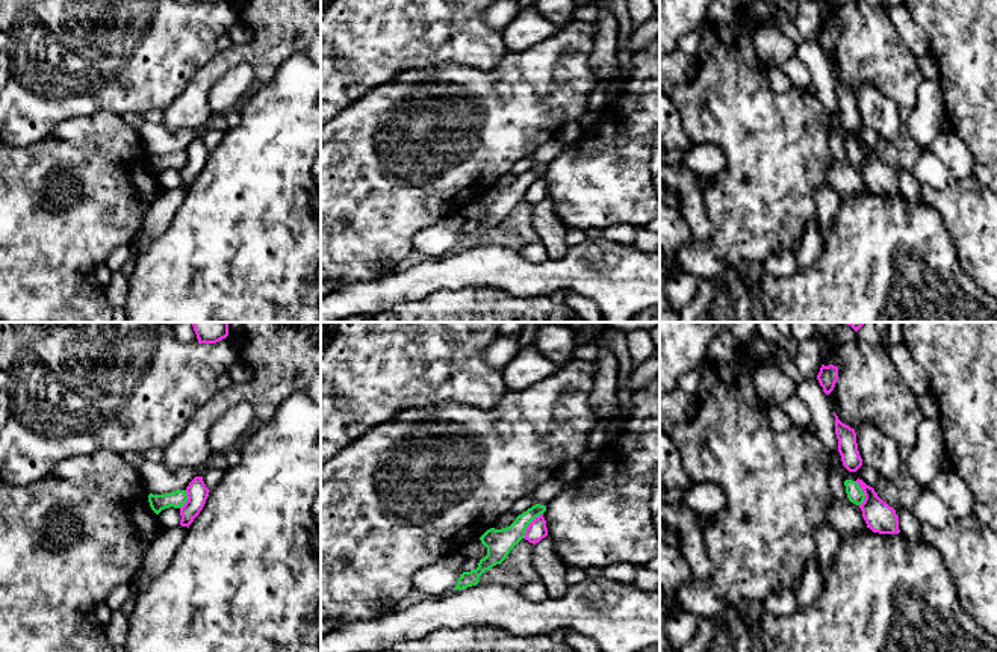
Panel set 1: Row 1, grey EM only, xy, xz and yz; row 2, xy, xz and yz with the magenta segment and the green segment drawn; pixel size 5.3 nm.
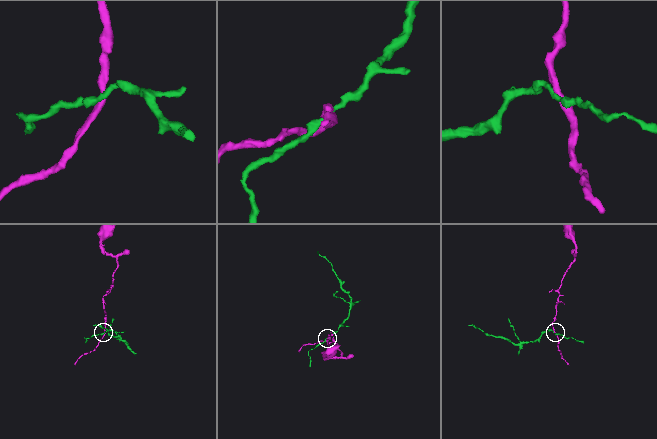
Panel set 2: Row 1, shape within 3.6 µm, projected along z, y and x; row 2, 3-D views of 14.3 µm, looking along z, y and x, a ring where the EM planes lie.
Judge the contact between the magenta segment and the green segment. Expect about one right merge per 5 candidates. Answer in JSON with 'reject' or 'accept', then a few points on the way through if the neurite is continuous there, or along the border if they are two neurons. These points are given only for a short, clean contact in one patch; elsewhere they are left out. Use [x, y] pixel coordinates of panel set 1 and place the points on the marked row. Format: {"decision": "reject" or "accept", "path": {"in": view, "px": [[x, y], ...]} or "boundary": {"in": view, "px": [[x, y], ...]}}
{"decision": "reject", "boundary": {"in": "xz", "px": [[542, 513], [528, 525], [522, 537]]}}

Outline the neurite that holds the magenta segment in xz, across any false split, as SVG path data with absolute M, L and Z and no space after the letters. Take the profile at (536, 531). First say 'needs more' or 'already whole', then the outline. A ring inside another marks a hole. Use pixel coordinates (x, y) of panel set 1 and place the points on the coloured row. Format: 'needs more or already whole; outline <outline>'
already whole; outline M540 514L528 525L523 539L528 540L530 543L536 545L546 536L548 536L546 520L545 520L543 514Z

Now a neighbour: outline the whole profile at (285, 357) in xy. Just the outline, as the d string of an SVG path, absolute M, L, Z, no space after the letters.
M228 322L225 339L238 357L251 365L253 375L244 383L218 390L195 411L183 433L165 448L162 461L171 469L201 466L212 455L212 427L238 402L251 404L254 418L263 424L297 392L309 393L321 405L321 322Z

